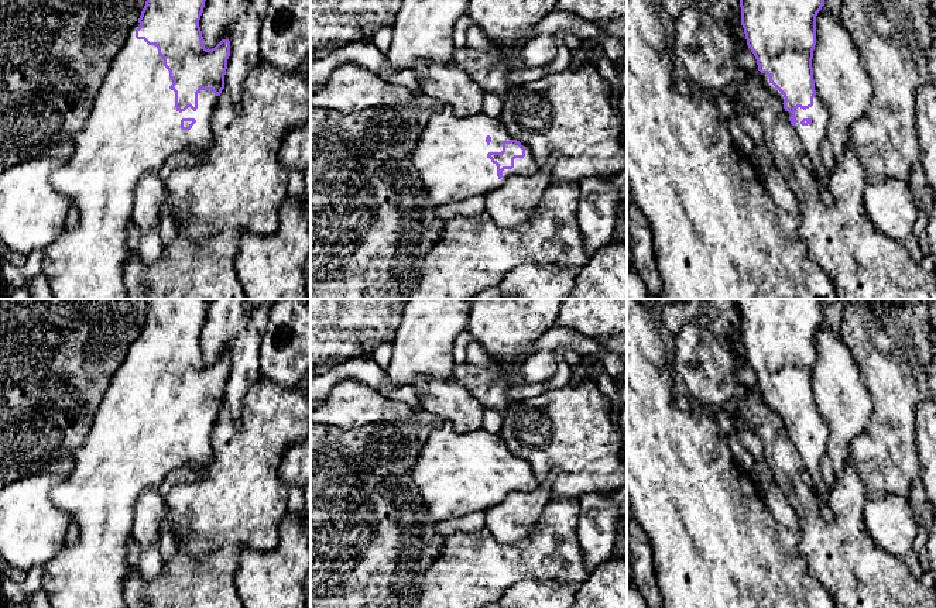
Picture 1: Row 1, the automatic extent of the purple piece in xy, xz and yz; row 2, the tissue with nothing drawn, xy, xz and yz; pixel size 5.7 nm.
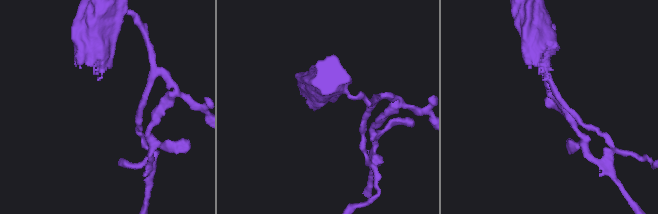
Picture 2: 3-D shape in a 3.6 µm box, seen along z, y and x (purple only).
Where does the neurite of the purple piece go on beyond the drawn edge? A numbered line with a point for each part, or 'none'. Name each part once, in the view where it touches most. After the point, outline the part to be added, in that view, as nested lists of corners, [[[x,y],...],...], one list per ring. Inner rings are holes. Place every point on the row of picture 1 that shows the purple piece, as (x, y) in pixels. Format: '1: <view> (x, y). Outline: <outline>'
1: xy (133, 129). Outline: [[[137,21],[114,56],[85,127],[73,137],[72,155],[62,161],[49,176],[52,188],[69,199],[71,209],[79,216],[73,230],[64,227],[62,233],[44,248],[41,274],[49,284],[52,299],[127,299],[123,268],[131,251],[127,244],[127,226],[133,220],[136,185],[143,175],[158,172],[174,154],[200,152],[212,140],[210,118],[219,96],[212,90],[200,90],[198,109],[193,111],[188,107],[179,113],[175,107],[175,92],[169,89],[174,83],[169,71],[164,66],[164,59],[158,55],[155,45],[136,38],[138,27]],[[182,118],[195,118],[196,123],[191,130],[182,130]]]

